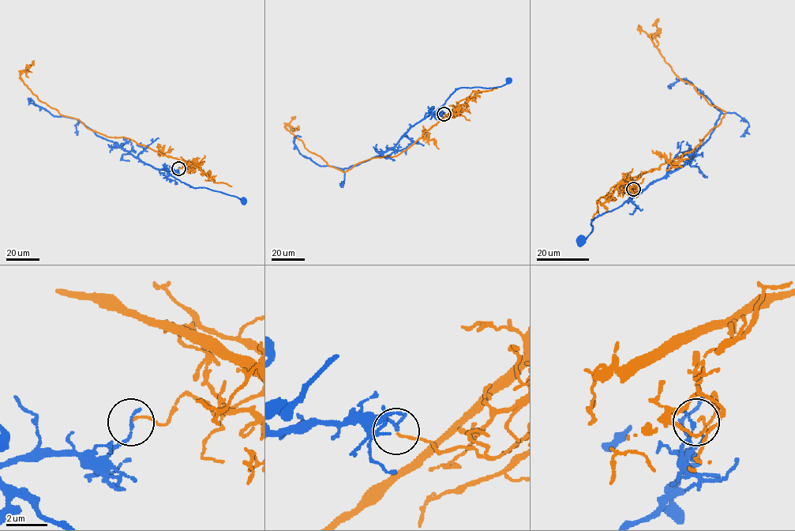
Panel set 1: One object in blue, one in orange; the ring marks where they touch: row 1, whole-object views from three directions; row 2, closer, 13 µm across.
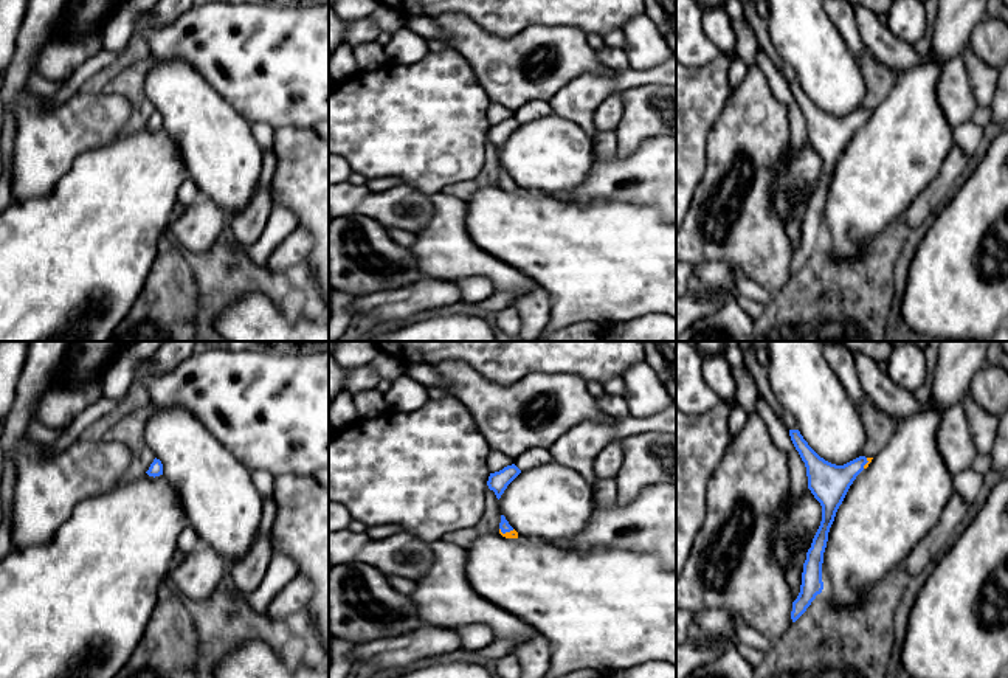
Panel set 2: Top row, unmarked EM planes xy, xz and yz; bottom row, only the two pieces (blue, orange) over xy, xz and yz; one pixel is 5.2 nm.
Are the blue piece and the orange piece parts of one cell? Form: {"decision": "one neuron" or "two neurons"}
{"decision": "two neurons"}

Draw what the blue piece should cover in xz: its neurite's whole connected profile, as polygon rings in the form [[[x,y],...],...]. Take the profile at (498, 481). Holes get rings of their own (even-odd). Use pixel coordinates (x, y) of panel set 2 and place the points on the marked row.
[[[512,464],[504,467],[499,472],[490,473],[487,486],[490,490],[495,492],[496,498],[499,500],[507,486],[521,473],[521,470]]]

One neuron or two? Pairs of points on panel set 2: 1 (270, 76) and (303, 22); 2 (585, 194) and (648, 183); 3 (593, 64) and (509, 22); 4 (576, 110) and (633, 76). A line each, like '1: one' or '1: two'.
1: one
2: one
3: two
4: one

